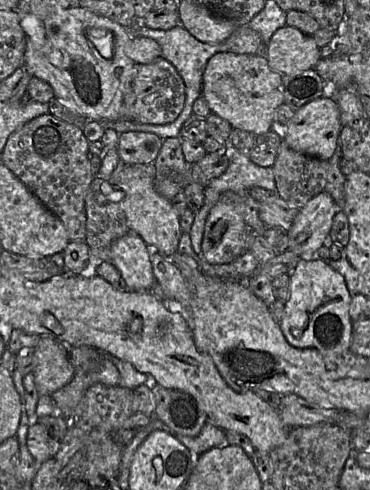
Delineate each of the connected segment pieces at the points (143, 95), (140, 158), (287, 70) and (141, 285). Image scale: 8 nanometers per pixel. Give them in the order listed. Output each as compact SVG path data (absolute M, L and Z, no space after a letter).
M159 57L149 64L135 63L136 75L132 84L133 104L131 105L130 117L123 119L132 119L145 124L168 124L173 122L181 113L185 104L185 83L177 72L176 68L163 57Z
M126 131L119 134L117 152L121 163L152 164L162 147L163 139L145 131Z
M287 25L274 32L265 57L271 69L290 75L314 68L321 59L320 51L312 35Z
M132 231L112 244L110 262L118 269L125 287L130 290L148 291L156 282L150 248Z

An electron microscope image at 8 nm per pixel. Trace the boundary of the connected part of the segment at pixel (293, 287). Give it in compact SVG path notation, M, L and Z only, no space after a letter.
M321 259L299 260L290 275L290 297L279 321L287 342L295 348L315 348L324 358L337 361L349 351L352 321L349 315L351 297L345 278Z

